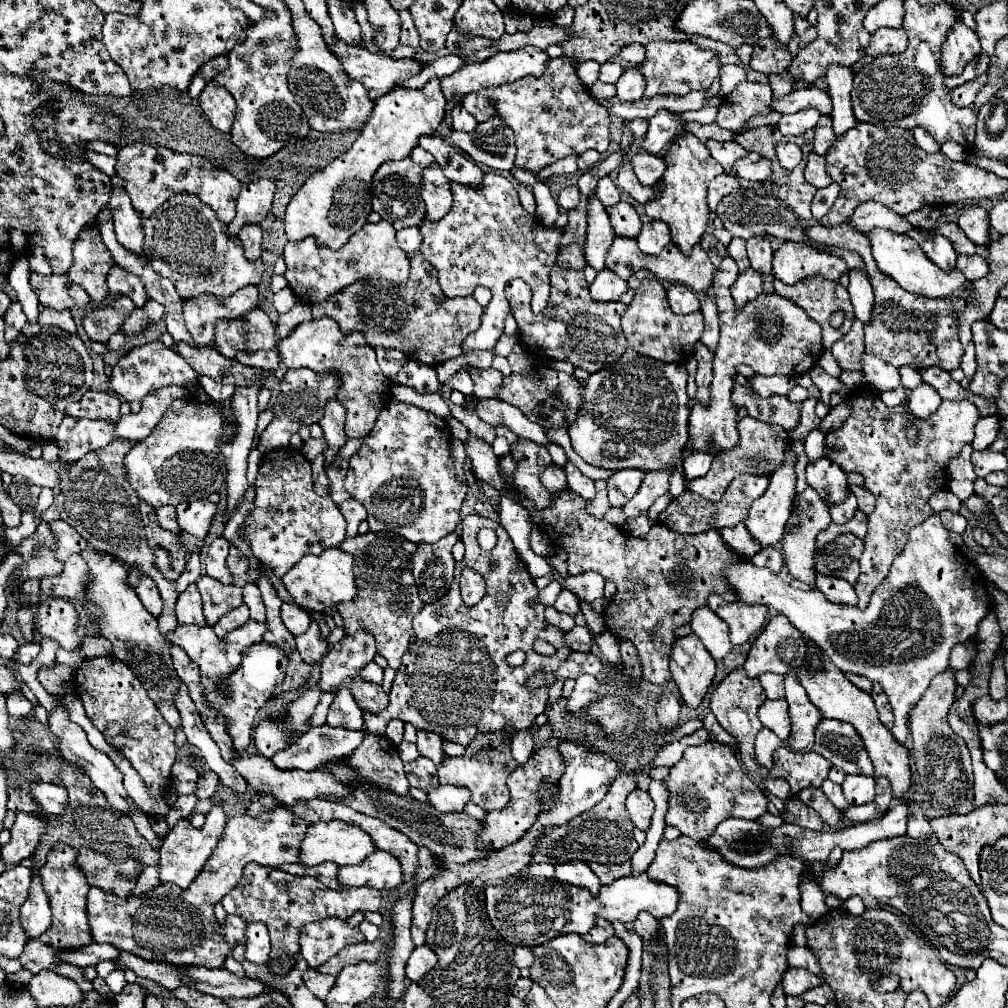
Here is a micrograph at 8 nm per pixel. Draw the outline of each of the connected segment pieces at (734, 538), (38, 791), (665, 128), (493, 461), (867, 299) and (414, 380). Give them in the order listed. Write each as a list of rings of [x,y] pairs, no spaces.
[[[734,525],[730,529],[720,529],[720,533],[722,533],[722,541],[726,543],[726,547],[730,551],[738,553],[744,559],[752,559],[760,551],[758,543],[750,541],[750,533],[746,533],[744,525]]]
[[[40,781],[30,785],[30,795],[50,815],[62,815],[62,809],[66,809],[66,789],[60,785]]]
[[[656,113],[650,119],[650,129],[644,135],[644,139],[638,143],[638,151],[660,155],[662,149],[674,139],[676,133],[684,131],[684,123],[678,121],[678,115],[674,113]]]
[[[468,435],[468,441],[466,441],[466,455],[470,457],[472,461],[472,471],[474,471],[474,477],[494,489],[498,489],[500,493],[506,491],[506,485],[500,481],[500,475],[498,475],[498,457],[494,455],[492,447],[476,437],[476,435]]]
[[[850,273],[850,285],[848,285],[850,301],[854,305],[854,315],[864,325],[872,319],[872,305],[874,305],[874,291],[868,277],[862,277],[862,273]]]
[[[408,361],[398,375],[392,379],[396,385],[412,387],[418,393],[436,393],[438,391],[438,379],[434,367],[426,367],[420,361]]]

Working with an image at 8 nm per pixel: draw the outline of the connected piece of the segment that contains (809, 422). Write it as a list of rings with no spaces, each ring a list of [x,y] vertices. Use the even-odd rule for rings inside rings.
[[[806,399],[806,401],[802,403],[800,423],[798,423],[798,429],[788,431],[788,437],[790,437],[790,439],[804,439],[812,429],[818,429],[820,419],[818,419],[816,413],[814,413],[814,405],[816,405],[816,403],[818,403],[818,399]]]

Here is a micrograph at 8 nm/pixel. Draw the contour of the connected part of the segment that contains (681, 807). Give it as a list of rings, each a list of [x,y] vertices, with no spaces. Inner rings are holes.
[[[716,741],[688,747],[684,751],[684,757],[670,769],[664,785],[670,793],[666,825],[676,827],[682,835],[688,835],[696,841],[708,839],[716,831],[716,825],[730,817],[756,819],[766,813],[768,807],[768,799],[748,777],[736,753]]]

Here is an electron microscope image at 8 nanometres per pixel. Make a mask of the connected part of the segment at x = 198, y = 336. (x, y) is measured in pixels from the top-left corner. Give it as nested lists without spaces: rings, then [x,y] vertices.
[[[256,285],[244,287],[230,297],[196,297],[184,303],[186,327],[198,345],[210,345],[214,339],[214,325],[218,321],[232,321],[258,307]]]

